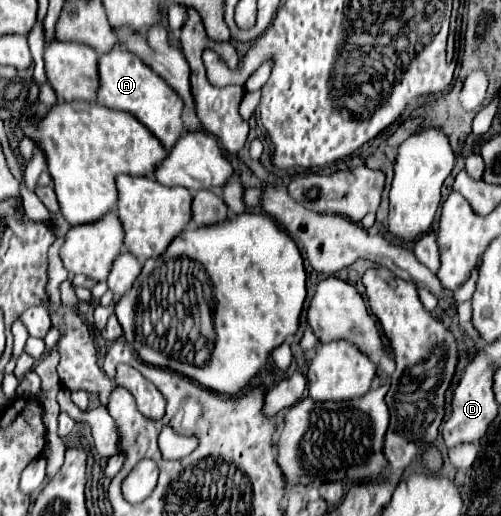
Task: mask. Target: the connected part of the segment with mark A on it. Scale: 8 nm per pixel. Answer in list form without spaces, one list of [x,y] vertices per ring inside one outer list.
[[[114,48],[98,58],[98,78],[100,86],[96,92],[96,100],[102,106],[110,106],[114,110],[126,110],[134,114],[162,144],[170,148],[184,130],[180,112],[182,112],[182,98],[166,84],[162,76],[158,76],[150,66],[146,66],[138,56],[128,50]]]

